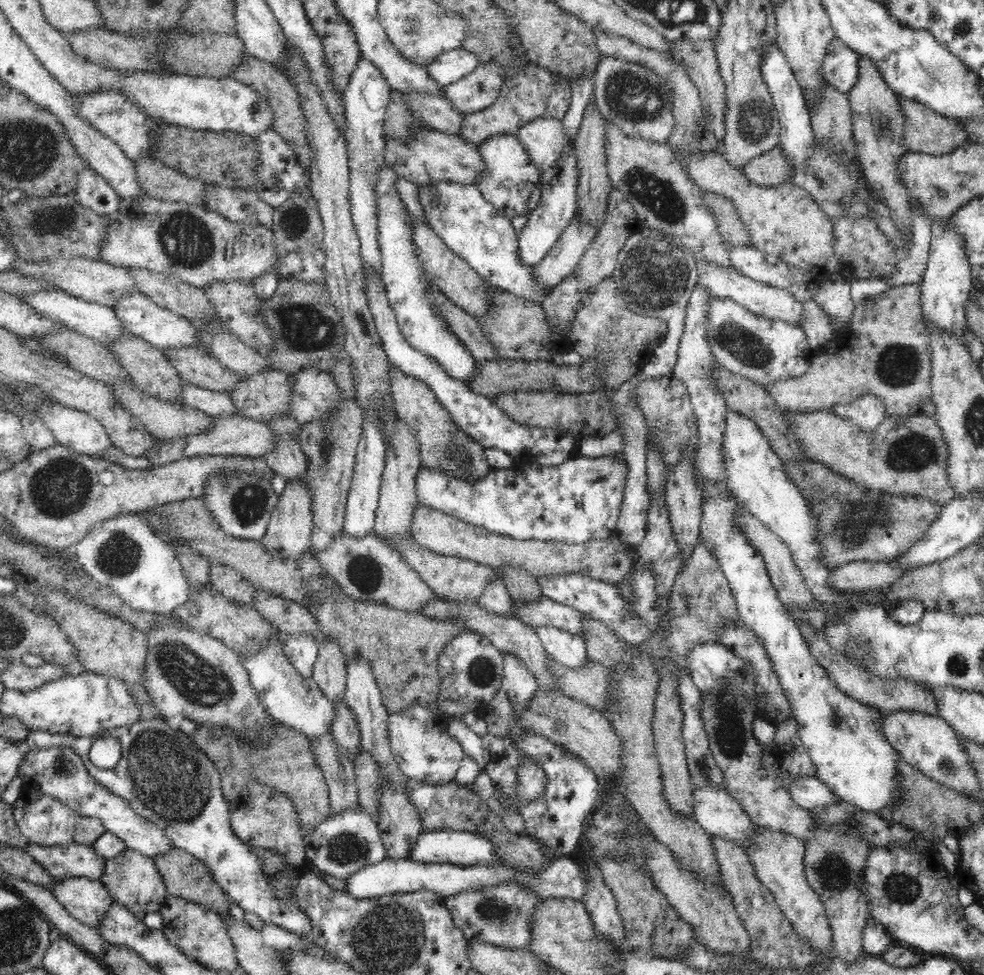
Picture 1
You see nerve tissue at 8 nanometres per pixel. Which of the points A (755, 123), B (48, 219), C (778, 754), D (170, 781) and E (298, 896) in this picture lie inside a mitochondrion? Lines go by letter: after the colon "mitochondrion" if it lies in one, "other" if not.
A: mitochondrion
B: mitochondrion
C: other
D: mitochondrion
E: other

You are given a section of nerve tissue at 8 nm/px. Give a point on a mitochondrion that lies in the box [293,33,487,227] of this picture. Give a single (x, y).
(408, 123)

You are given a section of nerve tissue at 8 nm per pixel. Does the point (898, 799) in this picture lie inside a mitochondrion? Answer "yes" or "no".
no

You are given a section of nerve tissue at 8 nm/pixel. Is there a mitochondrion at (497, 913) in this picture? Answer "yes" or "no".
yes

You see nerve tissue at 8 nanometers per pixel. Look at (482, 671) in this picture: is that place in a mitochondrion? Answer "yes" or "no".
yes

